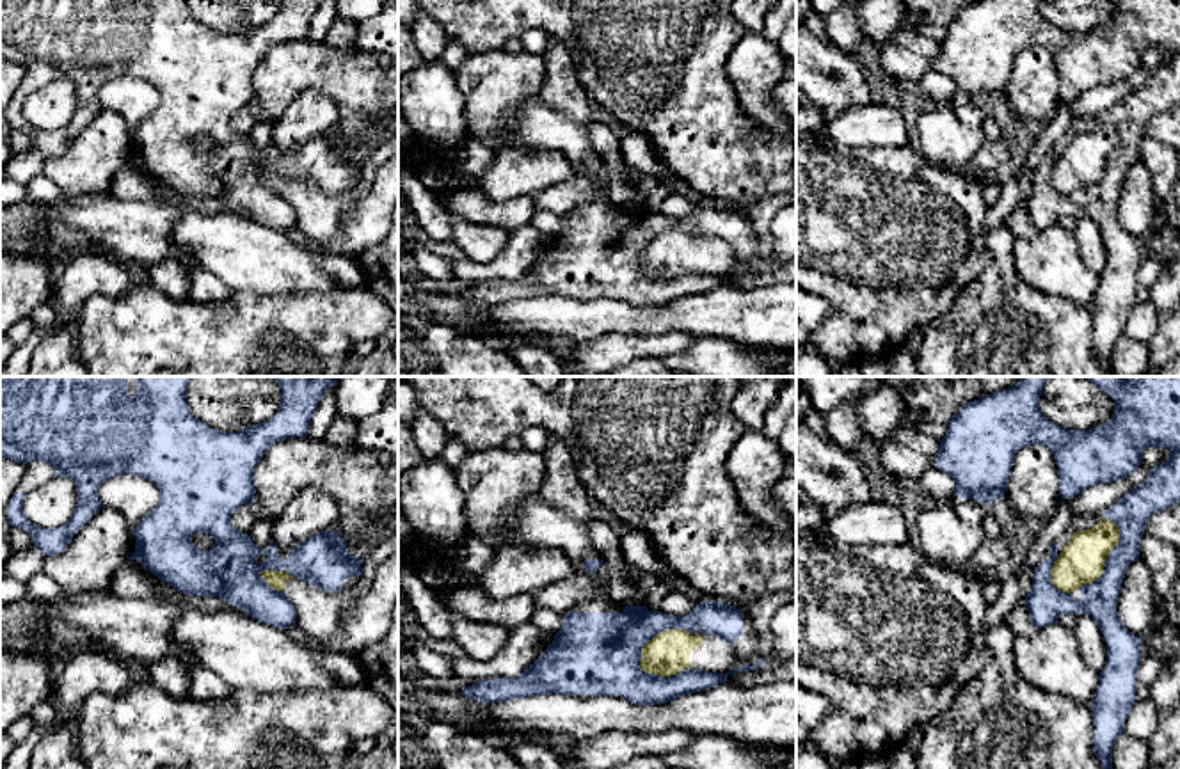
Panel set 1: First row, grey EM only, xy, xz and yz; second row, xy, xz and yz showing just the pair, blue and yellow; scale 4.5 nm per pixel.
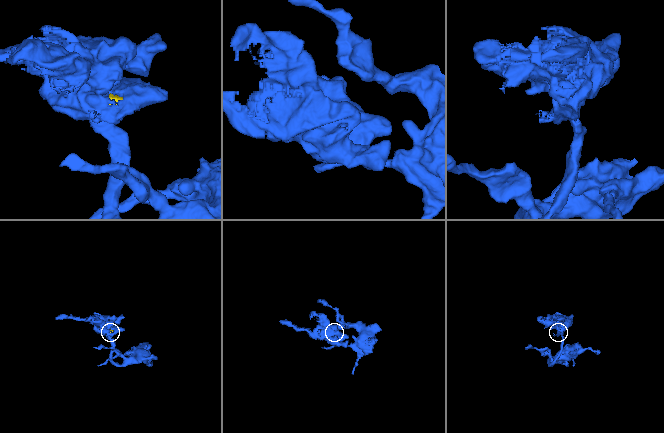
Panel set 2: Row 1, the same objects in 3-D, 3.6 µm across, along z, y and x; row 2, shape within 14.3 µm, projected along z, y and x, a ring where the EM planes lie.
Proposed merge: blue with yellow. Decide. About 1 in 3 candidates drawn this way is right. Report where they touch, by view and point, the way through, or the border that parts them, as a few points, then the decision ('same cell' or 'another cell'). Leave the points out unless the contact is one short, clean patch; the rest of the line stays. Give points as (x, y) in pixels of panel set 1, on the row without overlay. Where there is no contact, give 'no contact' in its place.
contact xz (654, 237); another cell

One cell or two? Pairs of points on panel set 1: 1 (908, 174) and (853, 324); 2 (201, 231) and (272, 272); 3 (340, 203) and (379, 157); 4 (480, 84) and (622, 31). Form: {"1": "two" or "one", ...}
{"1": "one", "2": "one", "3": "one", "4": "two"}

